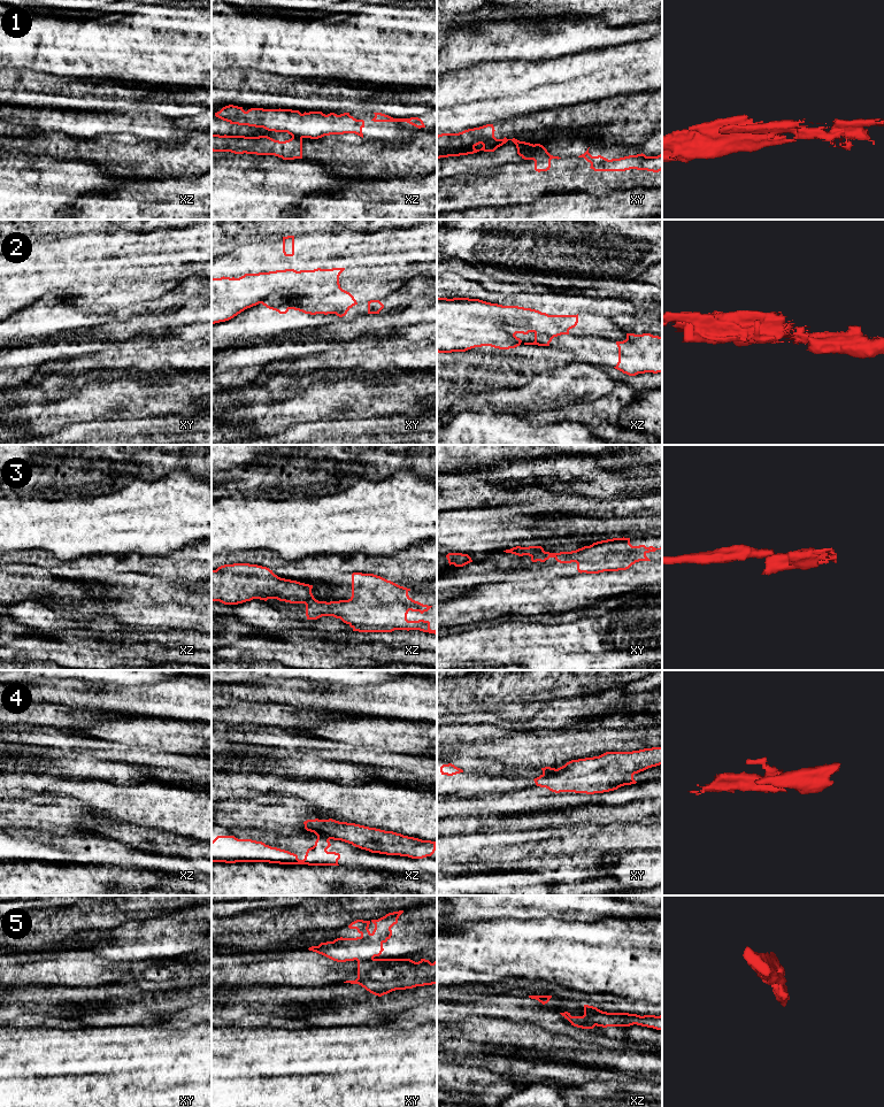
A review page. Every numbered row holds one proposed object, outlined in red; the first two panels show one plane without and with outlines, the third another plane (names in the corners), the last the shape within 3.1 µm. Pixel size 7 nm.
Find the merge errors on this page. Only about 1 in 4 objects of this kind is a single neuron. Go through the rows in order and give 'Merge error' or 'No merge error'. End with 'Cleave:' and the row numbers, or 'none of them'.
1: Merge error
2: Merge error
3: Merge error
4: Merge error
5: Merge error
Cleave: 1, 2, 3, 4, 5

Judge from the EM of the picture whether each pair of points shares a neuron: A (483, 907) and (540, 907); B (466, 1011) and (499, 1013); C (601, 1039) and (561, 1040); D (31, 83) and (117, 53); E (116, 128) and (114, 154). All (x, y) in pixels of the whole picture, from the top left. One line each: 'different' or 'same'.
A: same
B: same
C: different
D: different
E: different

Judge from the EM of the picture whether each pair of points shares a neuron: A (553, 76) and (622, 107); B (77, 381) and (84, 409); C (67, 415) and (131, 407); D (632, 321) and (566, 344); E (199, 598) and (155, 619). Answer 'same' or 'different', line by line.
A: different
B: different
C: same
D: same
E: same

